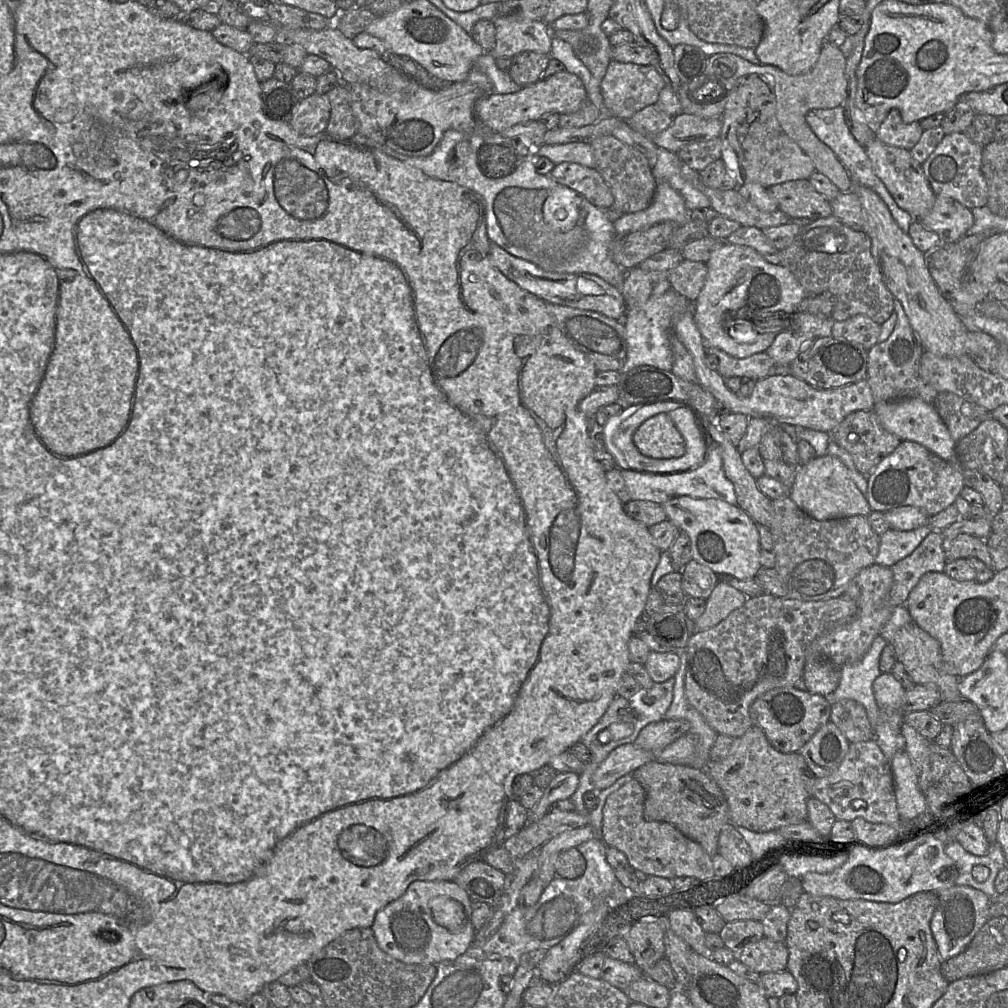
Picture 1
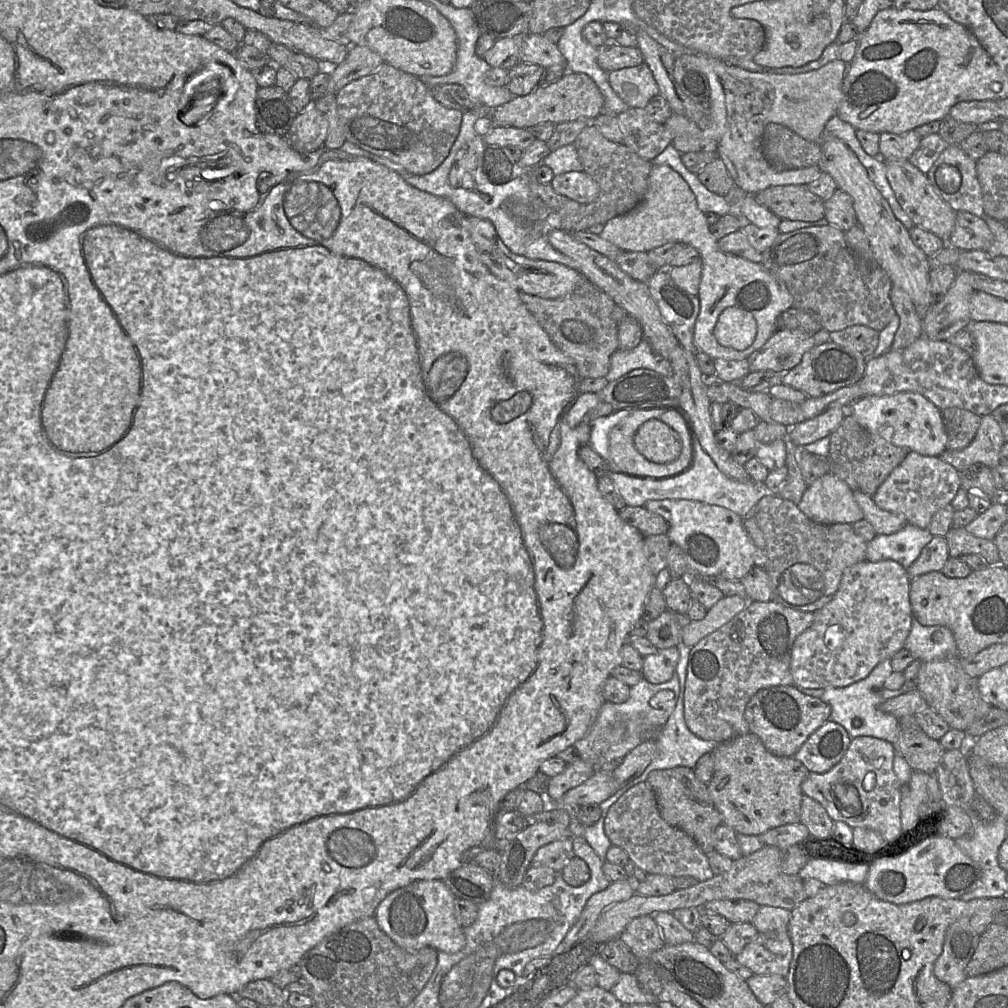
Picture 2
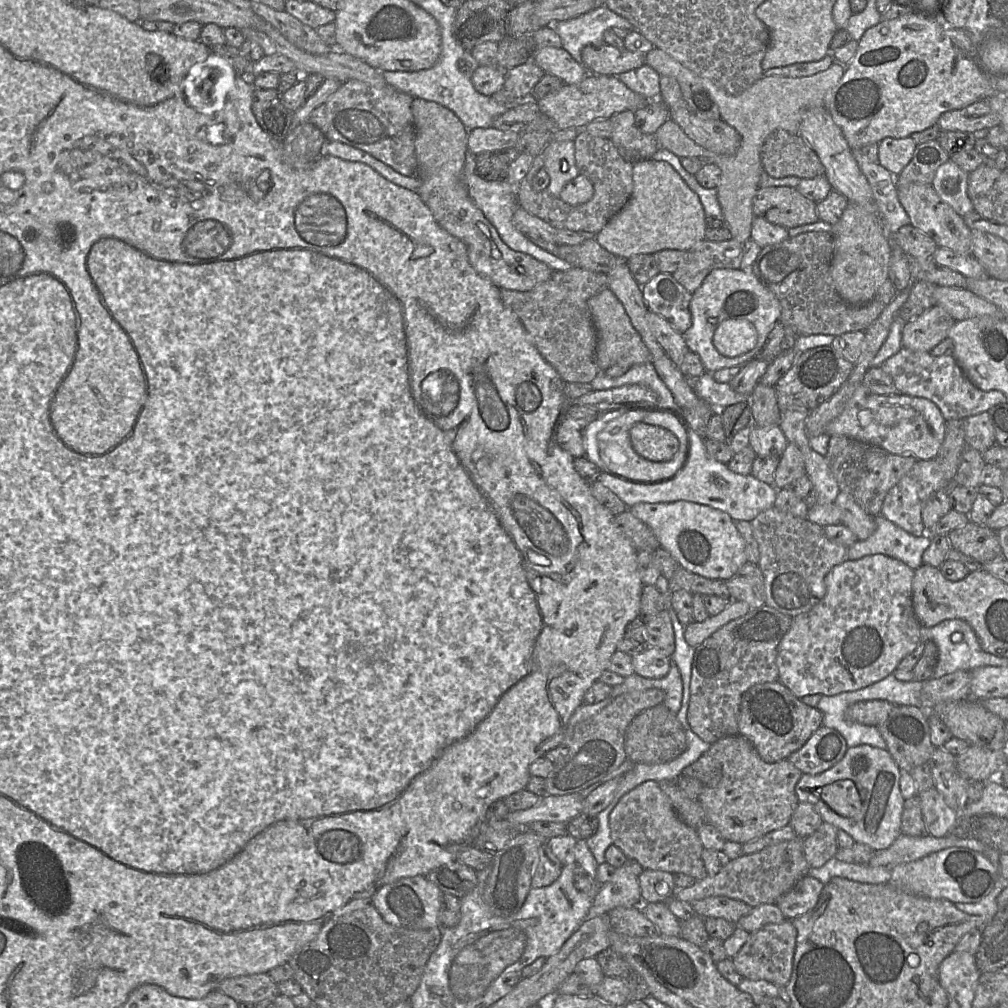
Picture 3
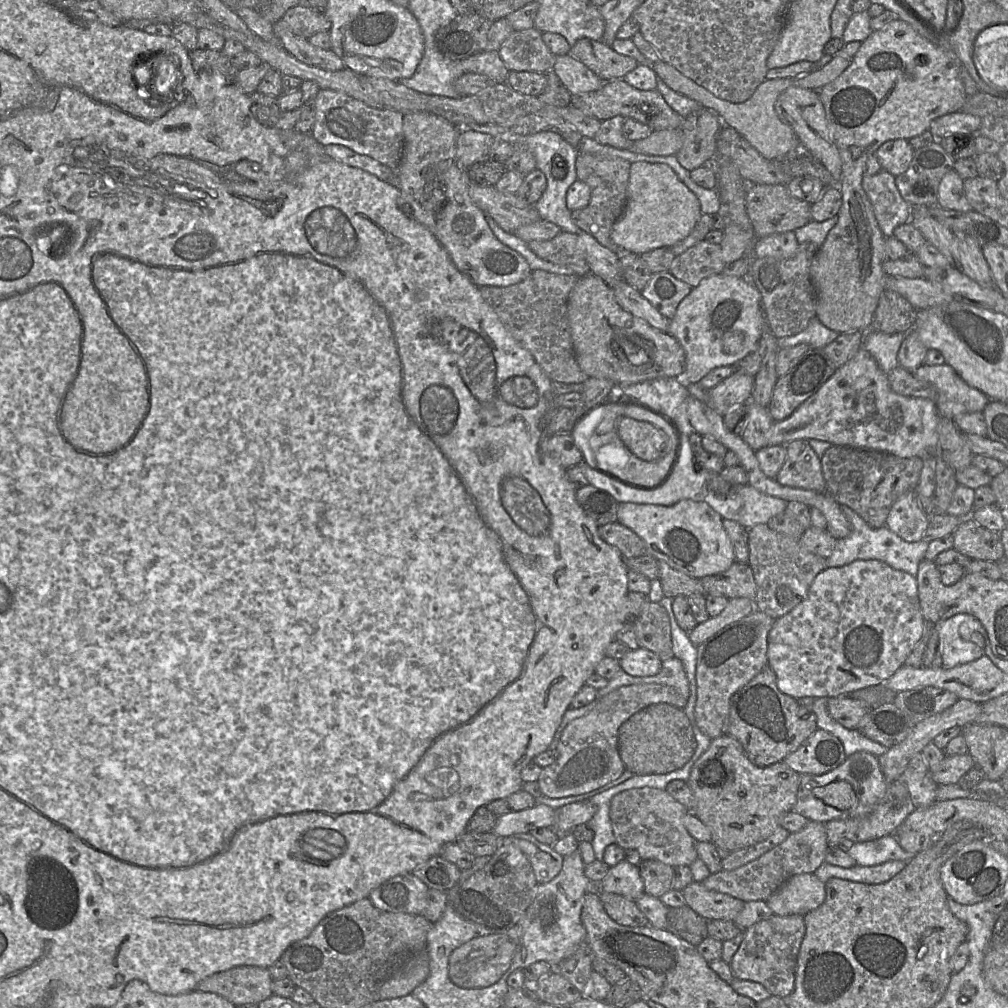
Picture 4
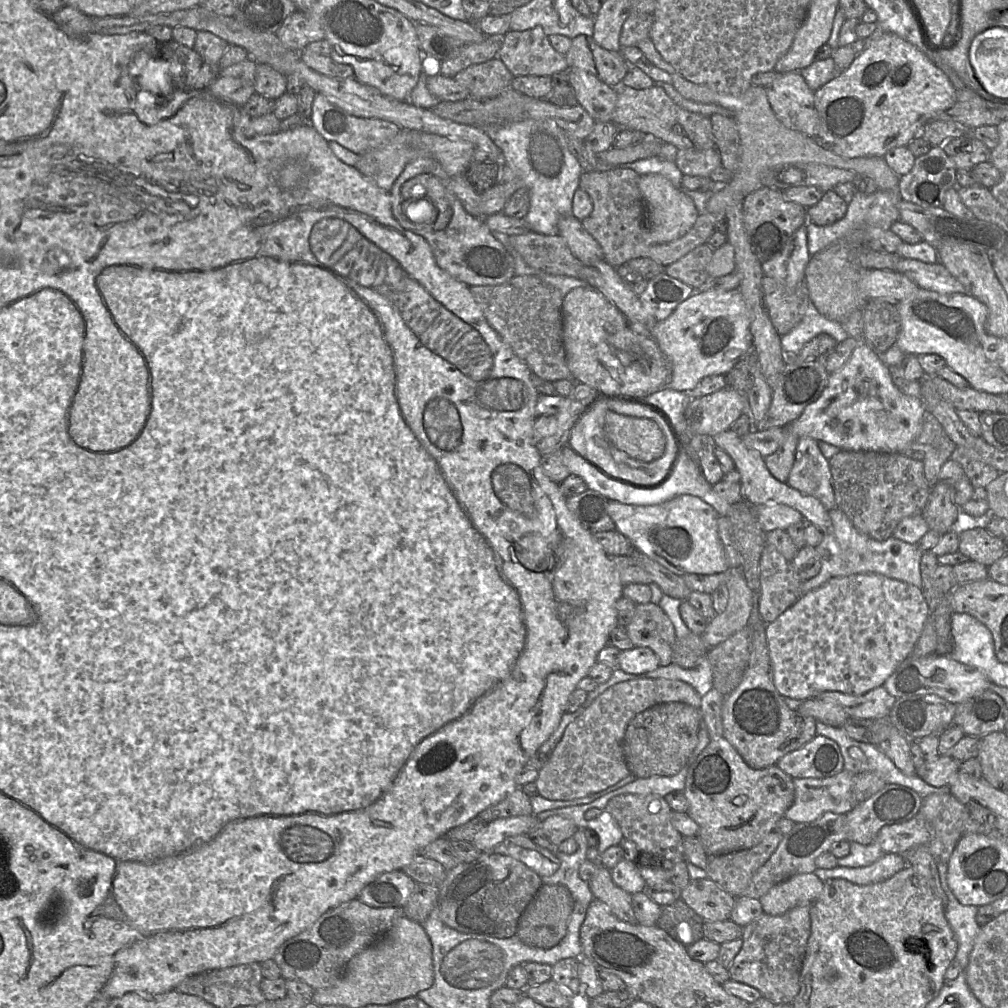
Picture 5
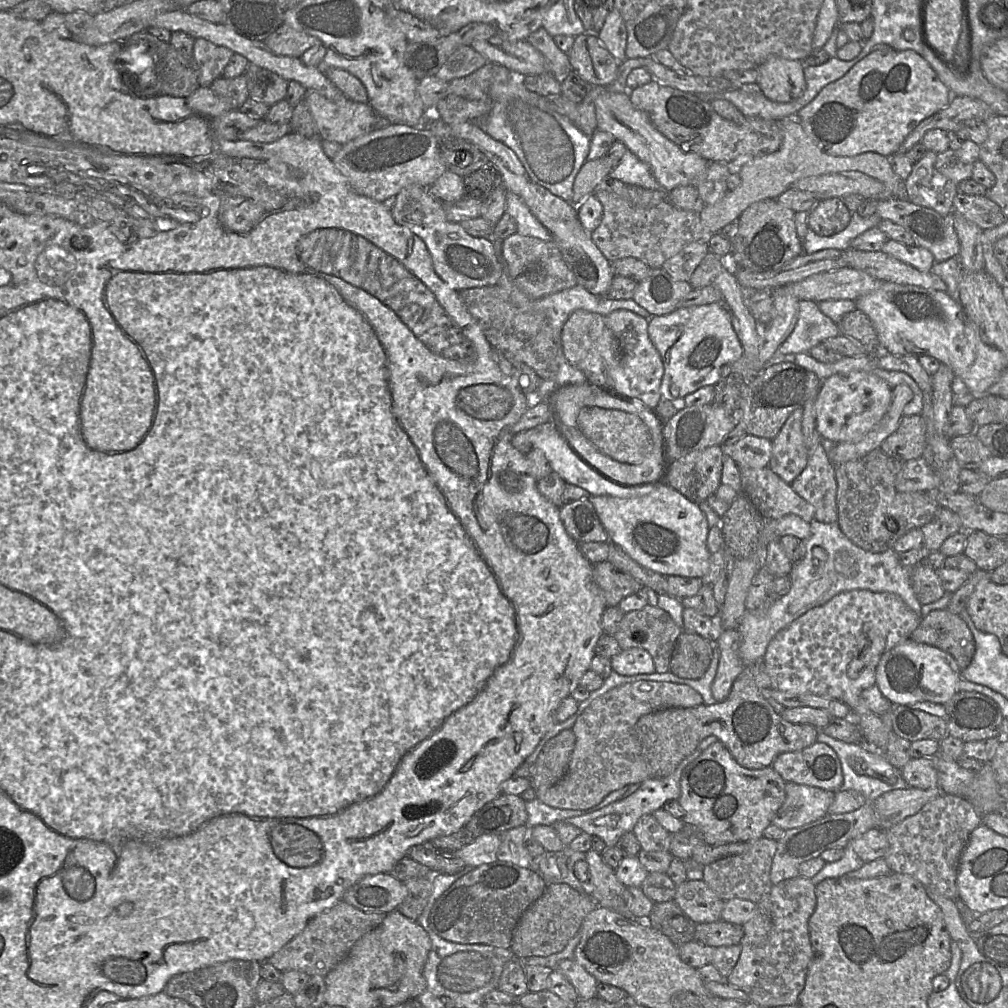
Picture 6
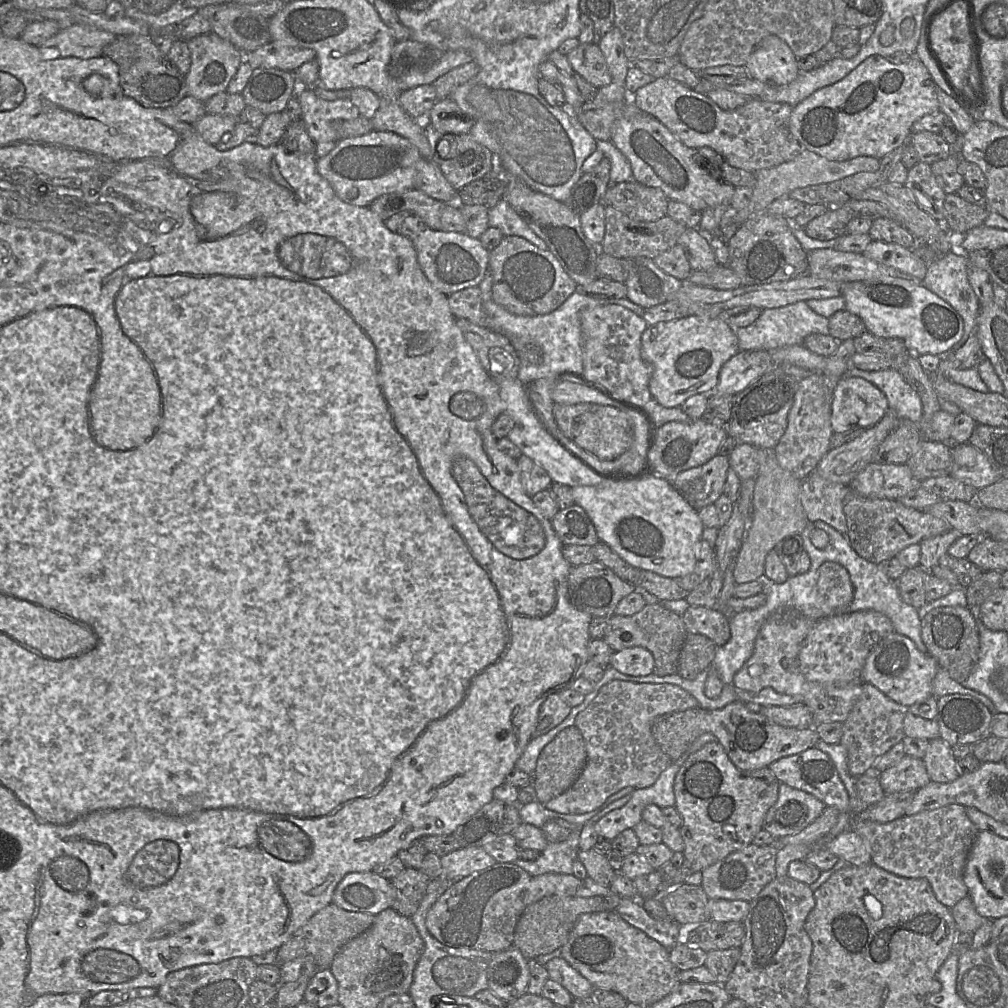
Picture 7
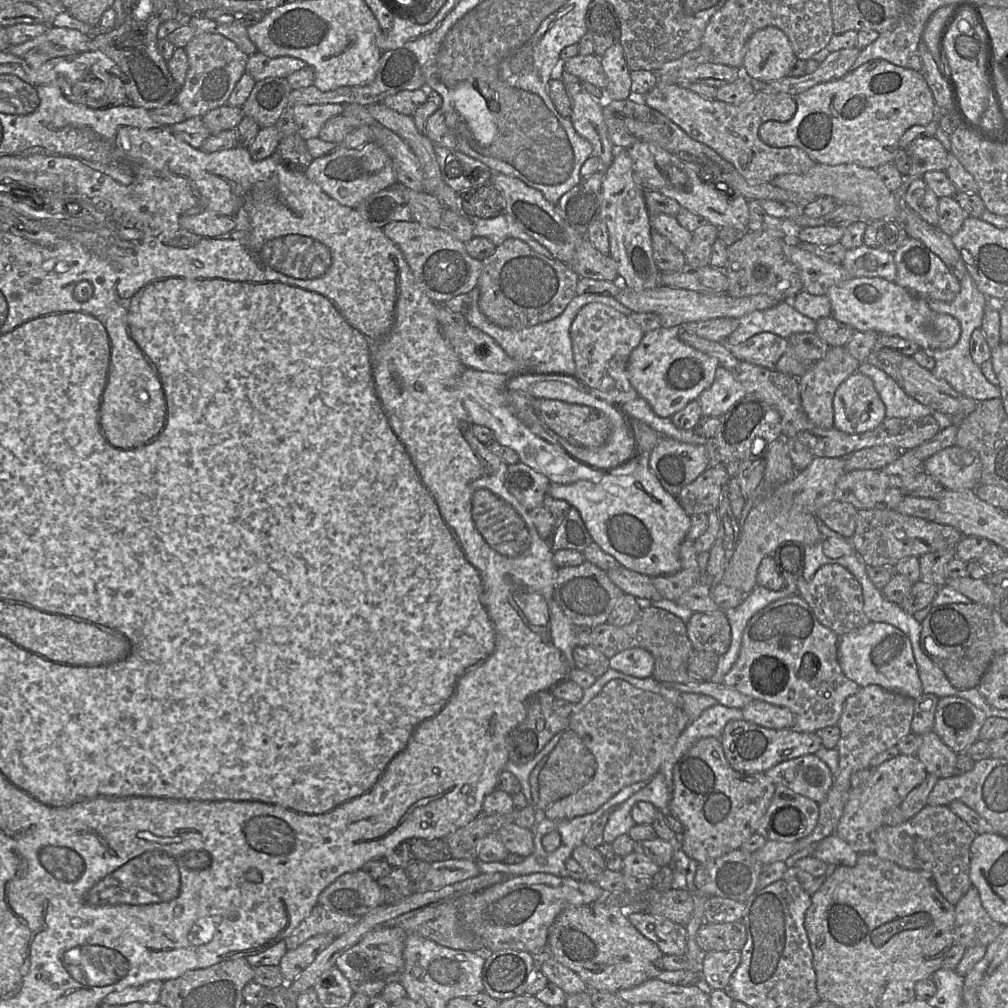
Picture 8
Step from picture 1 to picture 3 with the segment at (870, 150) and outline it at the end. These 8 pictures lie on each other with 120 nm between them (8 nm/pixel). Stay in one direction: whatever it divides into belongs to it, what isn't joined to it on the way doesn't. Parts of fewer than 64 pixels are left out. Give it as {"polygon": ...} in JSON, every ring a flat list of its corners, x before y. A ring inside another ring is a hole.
{"polygon":[[929,184,897,185,898,199,910,218,910,224,931,237,938,247,961,255,972,255,972,231,962,216,944,202]]}

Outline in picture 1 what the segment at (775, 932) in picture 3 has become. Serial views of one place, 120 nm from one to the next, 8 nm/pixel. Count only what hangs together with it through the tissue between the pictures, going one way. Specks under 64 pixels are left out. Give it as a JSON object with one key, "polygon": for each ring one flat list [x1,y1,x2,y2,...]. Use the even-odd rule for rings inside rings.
{"polygon":[[763,937,747,943,738,954,737,960,760,974,779,972,787,968,788,949,785,942]]}

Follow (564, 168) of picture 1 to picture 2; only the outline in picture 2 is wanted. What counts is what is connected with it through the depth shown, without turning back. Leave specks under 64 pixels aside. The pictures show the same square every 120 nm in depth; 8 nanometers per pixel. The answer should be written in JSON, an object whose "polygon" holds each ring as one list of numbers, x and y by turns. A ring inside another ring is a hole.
{"polygon":[[584,171,556,175,550,185,557,194,580,204,590,204,600,196,598,184]]}

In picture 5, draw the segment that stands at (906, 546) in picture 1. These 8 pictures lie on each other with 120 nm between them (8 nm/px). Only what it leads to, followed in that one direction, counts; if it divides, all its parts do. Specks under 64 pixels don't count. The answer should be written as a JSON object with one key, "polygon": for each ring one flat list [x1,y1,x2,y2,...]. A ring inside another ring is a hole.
{"polygon":[[838,507,830,510,829,515,832,527,824,532,821,543,816,546,821,556,821,570,815,577,802,583,800,596,821,587,832,578,863,573,880,574,922,588,920,560,924,552,916,544,906,543,893,536,884,541,874,540,858,532]]}

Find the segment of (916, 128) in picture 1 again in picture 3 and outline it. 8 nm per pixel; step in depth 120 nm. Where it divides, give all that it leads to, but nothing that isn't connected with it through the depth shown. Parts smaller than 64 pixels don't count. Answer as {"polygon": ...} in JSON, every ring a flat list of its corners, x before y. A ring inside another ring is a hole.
{"polygon":[[911,136,906,138,886,137,879,143,878,163,898,176,911,161,917,144]]}

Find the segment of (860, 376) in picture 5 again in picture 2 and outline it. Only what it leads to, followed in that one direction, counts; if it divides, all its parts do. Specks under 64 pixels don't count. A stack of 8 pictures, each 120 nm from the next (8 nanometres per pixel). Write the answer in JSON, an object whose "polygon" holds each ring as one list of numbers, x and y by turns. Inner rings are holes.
{"polygon":[[899,392,892,395,884,396,868,396,862,397,853,402,849,407,847,407,847,413,850,413,855,417,857,422,867,430,875,433,876,435,882,437,887,442,902,448,906,448,909,451,917,452,924,456,940,456,947,449,947,433,944,427,942,413,930,400,925,398,922,394,917,392]]}

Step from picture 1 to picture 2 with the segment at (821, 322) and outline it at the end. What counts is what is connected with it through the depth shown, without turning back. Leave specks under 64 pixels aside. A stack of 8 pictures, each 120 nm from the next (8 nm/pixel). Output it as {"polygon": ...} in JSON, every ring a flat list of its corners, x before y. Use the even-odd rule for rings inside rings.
{"polygon":[[795,329,776,330,760,349,747,358,750,372,787,372,814,346,813,334]]}

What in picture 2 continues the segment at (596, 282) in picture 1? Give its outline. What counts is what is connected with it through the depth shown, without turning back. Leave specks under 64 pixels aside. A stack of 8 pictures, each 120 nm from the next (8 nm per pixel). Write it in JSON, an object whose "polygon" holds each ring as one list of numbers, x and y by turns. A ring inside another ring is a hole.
{"polygon":[[467,216,467,230,481,262,494,276,508,282,520,292,544,299,558,299,568,295,577,285,588,280,576,269,568,268,562,264,530,259,512,253,502,242,494,225,489,220]]}

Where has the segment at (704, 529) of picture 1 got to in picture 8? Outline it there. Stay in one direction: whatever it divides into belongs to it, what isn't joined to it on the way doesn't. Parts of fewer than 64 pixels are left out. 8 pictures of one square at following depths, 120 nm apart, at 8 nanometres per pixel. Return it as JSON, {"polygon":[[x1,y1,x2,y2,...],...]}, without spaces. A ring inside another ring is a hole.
{"polygon":[[635,457,614,472,597,474,597,480,580,480,570,484,552,483,547,494,565,500,576,508,593,542,613,556,622,567,650,577,677,573,681,569,680,546,686,539,691,519,681,507,677,497,663,488,649,468,647,458]]}

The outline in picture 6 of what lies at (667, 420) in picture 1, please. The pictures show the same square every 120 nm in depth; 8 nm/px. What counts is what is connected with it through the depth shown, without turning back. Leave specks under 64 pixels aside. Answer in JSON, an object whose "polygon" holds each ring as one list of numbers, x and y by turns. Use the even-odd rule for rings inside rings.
{"polygon":[[595,406,584,407,578,413,577,427,595,447,617,462,637,464,652,451,652,437,647,425,632,413]]}

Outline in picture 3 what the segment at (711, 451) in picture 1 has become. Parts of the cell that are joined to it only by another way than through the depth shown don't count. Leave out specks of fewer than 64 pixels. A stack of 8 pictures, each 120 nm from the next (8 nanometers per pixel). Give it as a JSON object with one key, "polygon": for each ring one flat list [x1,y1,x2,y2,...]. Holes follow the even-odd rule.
{"polygon":[[689,428,689,452,685,465,674,478,656,484,635,483,624,476,614,476,601,471,598,476,604,486,614,492,627,506,638,503,670,503,688,501,708,505,726,512,734,521,751,522,761,512,774,506,778,489,751,474,742,475,731,471,727,464,712,458,706,451,703,436]]}

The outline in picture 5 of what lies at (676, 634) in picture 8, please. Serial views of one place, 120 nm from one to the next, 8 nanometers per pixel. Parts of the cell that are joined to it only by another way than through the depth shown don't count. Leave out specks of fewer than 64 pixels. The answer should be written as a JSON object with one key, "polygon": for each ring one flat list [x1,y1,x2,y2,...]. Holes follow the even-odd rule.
{"polygon":[[653,602,637,604,634,616,625,627,634,647,649,647,657,655,660,666,672,663,673,647,676,642,674,625,664,610]]}

